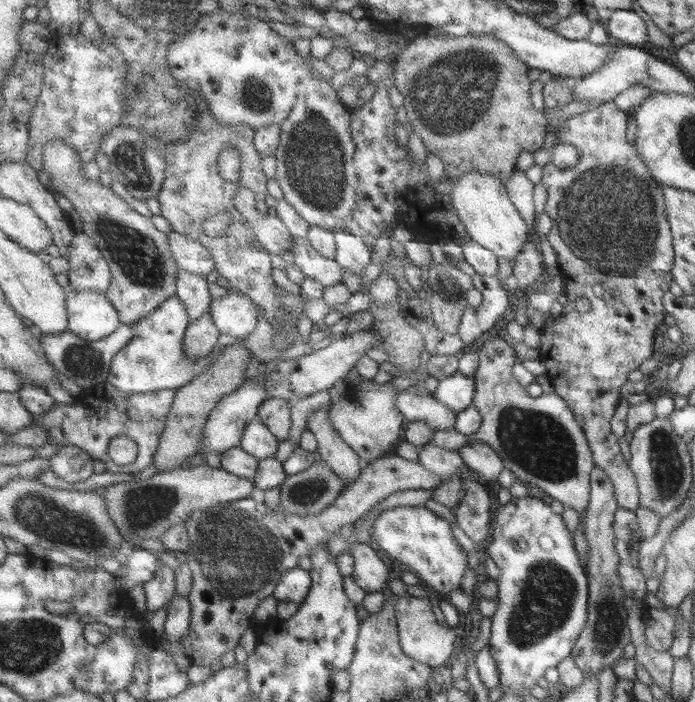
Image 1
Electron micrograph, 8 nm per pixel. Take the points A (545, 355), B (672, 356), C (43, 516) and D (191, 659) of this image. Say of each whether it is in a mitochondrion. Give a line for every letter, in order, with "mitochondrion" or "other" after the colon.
A: other
B: other
C: mitochondrion
D: other

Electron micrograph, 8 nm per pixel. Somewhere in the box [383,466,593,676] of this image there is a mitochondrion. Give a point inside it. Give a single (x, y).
(545, 603)

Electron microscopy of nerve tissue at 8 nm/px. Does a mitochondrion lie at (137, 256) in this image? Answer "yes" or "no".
yes

